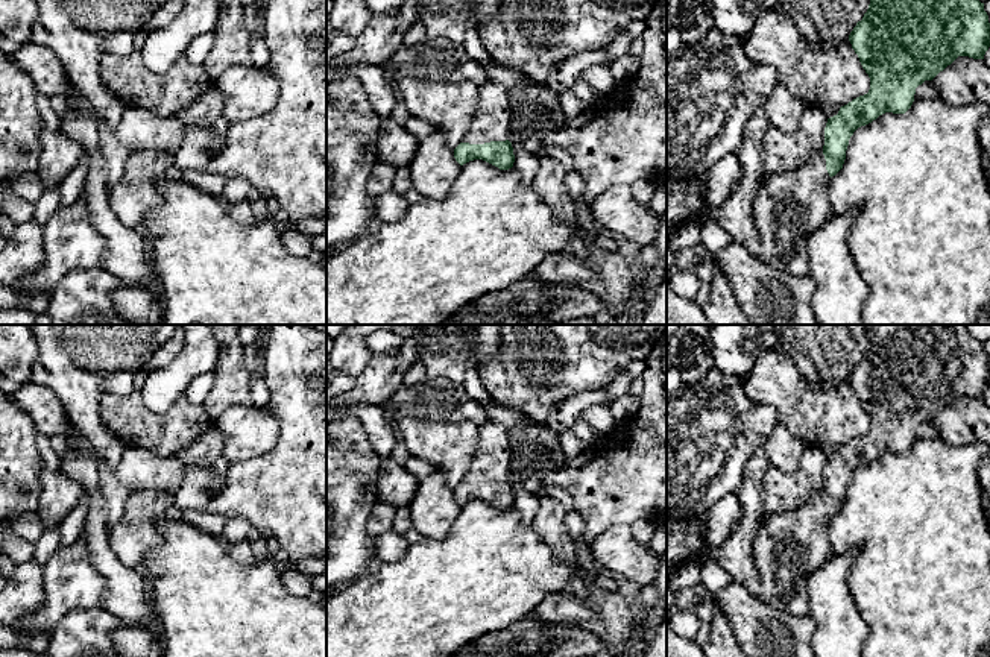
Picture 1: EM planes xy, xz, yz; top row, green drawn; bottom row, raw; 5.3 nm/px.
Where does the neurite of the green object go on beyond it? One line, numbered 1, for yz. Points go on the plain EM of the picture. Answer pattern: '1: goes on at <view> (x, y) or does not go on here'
1: goes on at yz (788, 546)

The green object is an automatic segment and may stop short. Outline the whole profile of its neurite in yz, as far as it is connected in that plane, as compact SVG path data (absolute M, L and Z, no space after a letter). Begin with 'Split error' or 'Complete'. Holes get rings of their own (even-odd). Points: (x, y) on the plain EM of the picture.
Split error. M875 325L869 349L849 381L870 417L869 432L828 458L821 493L797 510L765 516L753 539L761 581L758 598L793 616L809 613L808 580L831 558L829 520L843 508L853 472L885 452L905 454L914 442L916 428L932 420L958 396L984 399L990 387L990 363L984 343L966 325Z

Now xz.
Split error. M487 419L478 428L477 451L465 479L454 489L456 501L463 505L483 499L500 510L513 507L515 495L507 479L512 464L509 431L497 420Z

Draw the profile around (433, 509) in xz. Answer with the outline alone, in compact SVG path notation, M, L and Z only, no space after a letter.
M436 469L419 479L408 508L416 531L428 539L443 539L457 519L462 505L456 501L454 490L446 484L445 472Z

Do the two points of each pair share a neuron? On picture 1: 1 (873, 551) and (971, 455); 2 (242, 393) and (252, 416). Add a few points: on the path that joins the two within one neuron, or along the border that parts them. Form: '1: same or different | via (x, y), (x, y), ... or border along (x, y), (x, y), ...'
1: same | via (898, 528), (946, 480)
2: different | border along (254, 404), (233, 404), (214, 419)

